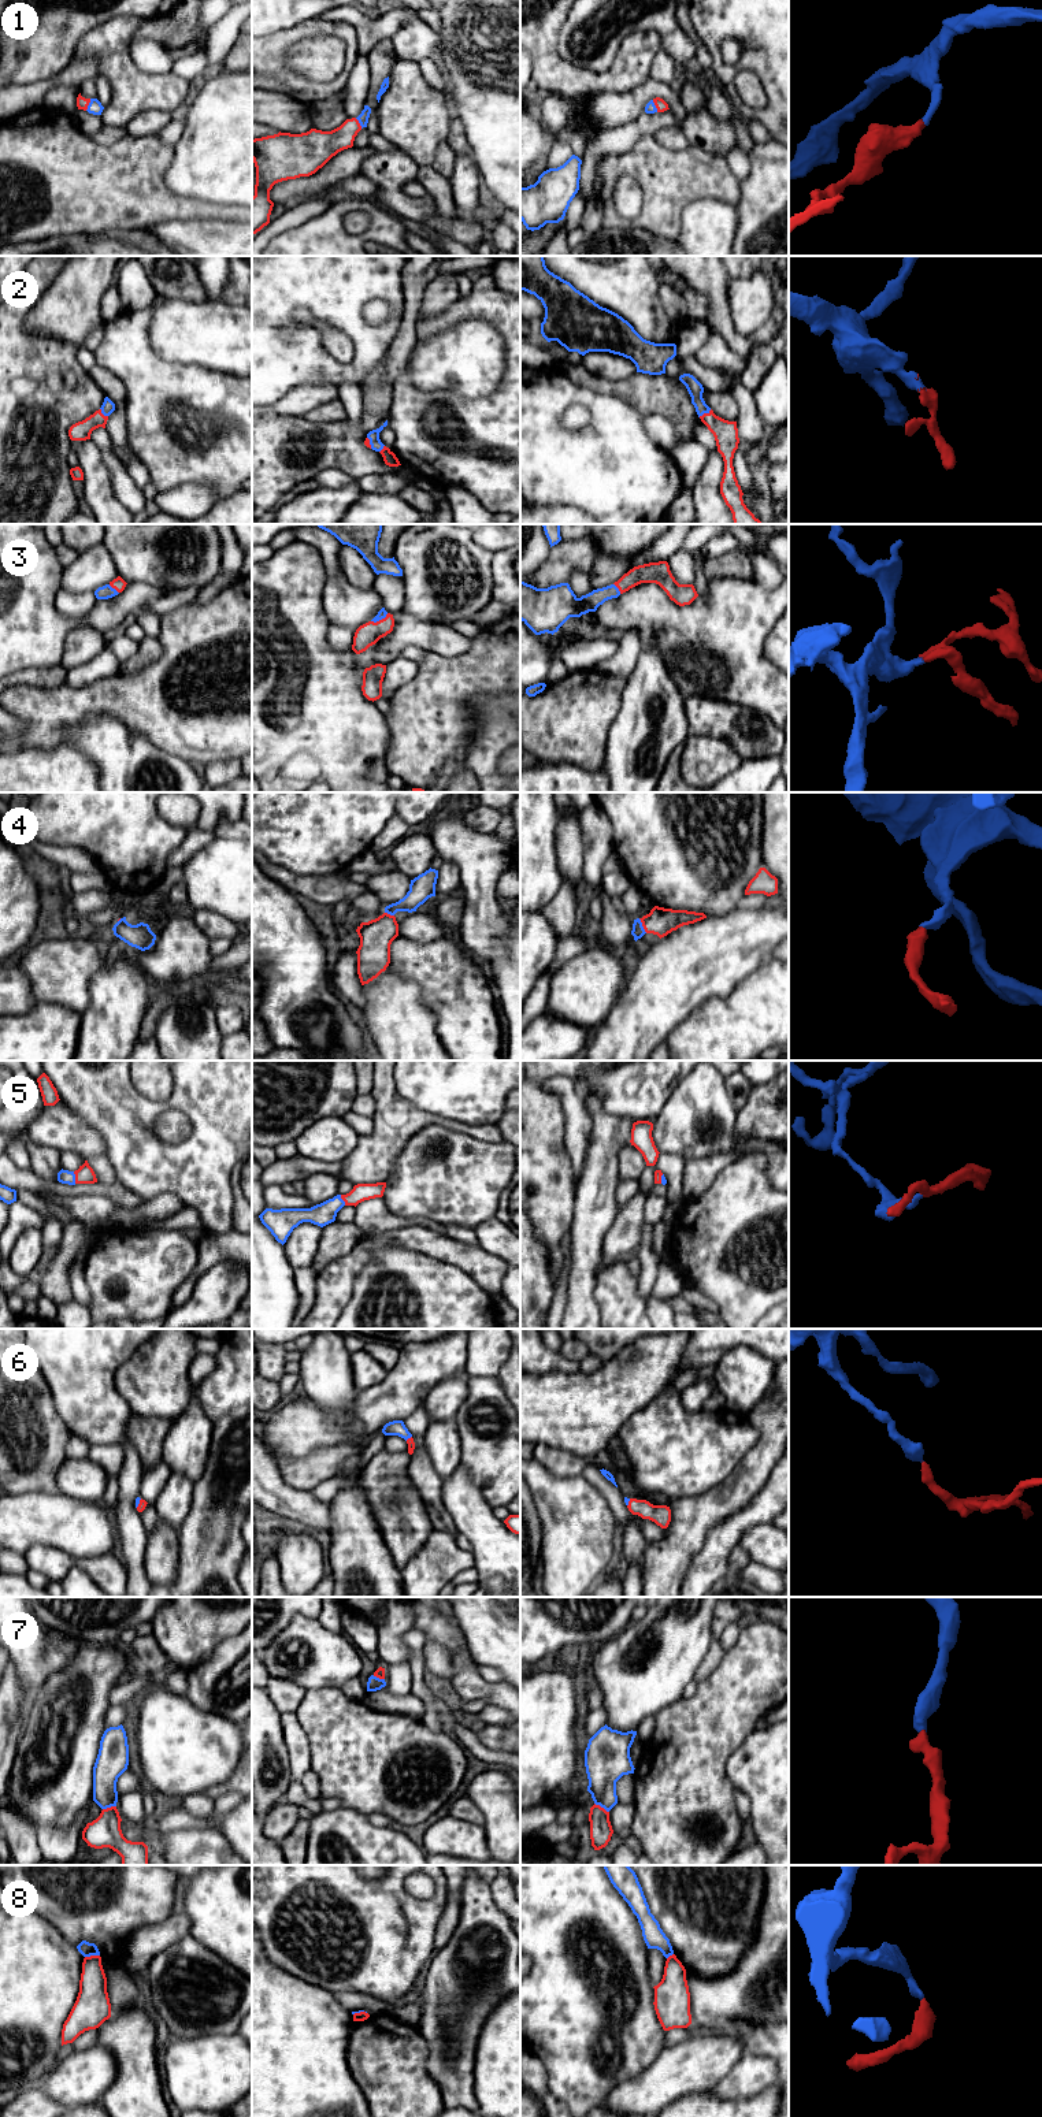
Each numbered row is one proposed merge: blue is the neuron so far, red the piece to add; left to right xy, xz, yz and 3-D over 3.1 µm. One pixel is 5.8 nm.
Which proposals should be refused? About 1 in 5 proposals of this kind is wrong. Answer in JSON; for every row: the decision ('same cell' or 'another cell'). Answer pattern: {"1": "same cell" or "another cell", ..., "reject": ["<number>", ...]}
{"1": "same cell", "2": "same cell", "3": "same cell", "4": "same cell", "5": "same cell", "6": "same cell", "7": "same cell", "8": "another cell", "reject": ["8"]}

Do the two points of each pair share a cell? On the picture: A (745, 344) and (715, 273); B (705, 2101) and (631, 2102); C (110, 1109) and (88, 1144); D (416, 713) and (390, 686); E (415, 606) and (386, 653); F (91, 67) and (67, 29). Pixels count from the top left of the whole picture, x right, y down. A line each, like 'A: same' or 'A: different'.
A: same
B: different
C: different
D: different
E: different
F: different

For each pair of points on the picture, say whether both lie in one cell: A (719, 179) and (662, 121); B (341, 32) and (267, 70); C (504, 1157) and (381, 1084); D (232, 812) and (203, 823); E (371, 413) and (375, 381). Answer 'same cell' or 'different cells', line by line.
A: different cells
B: same cell
C: different cells
D: same cell
E: same cell

